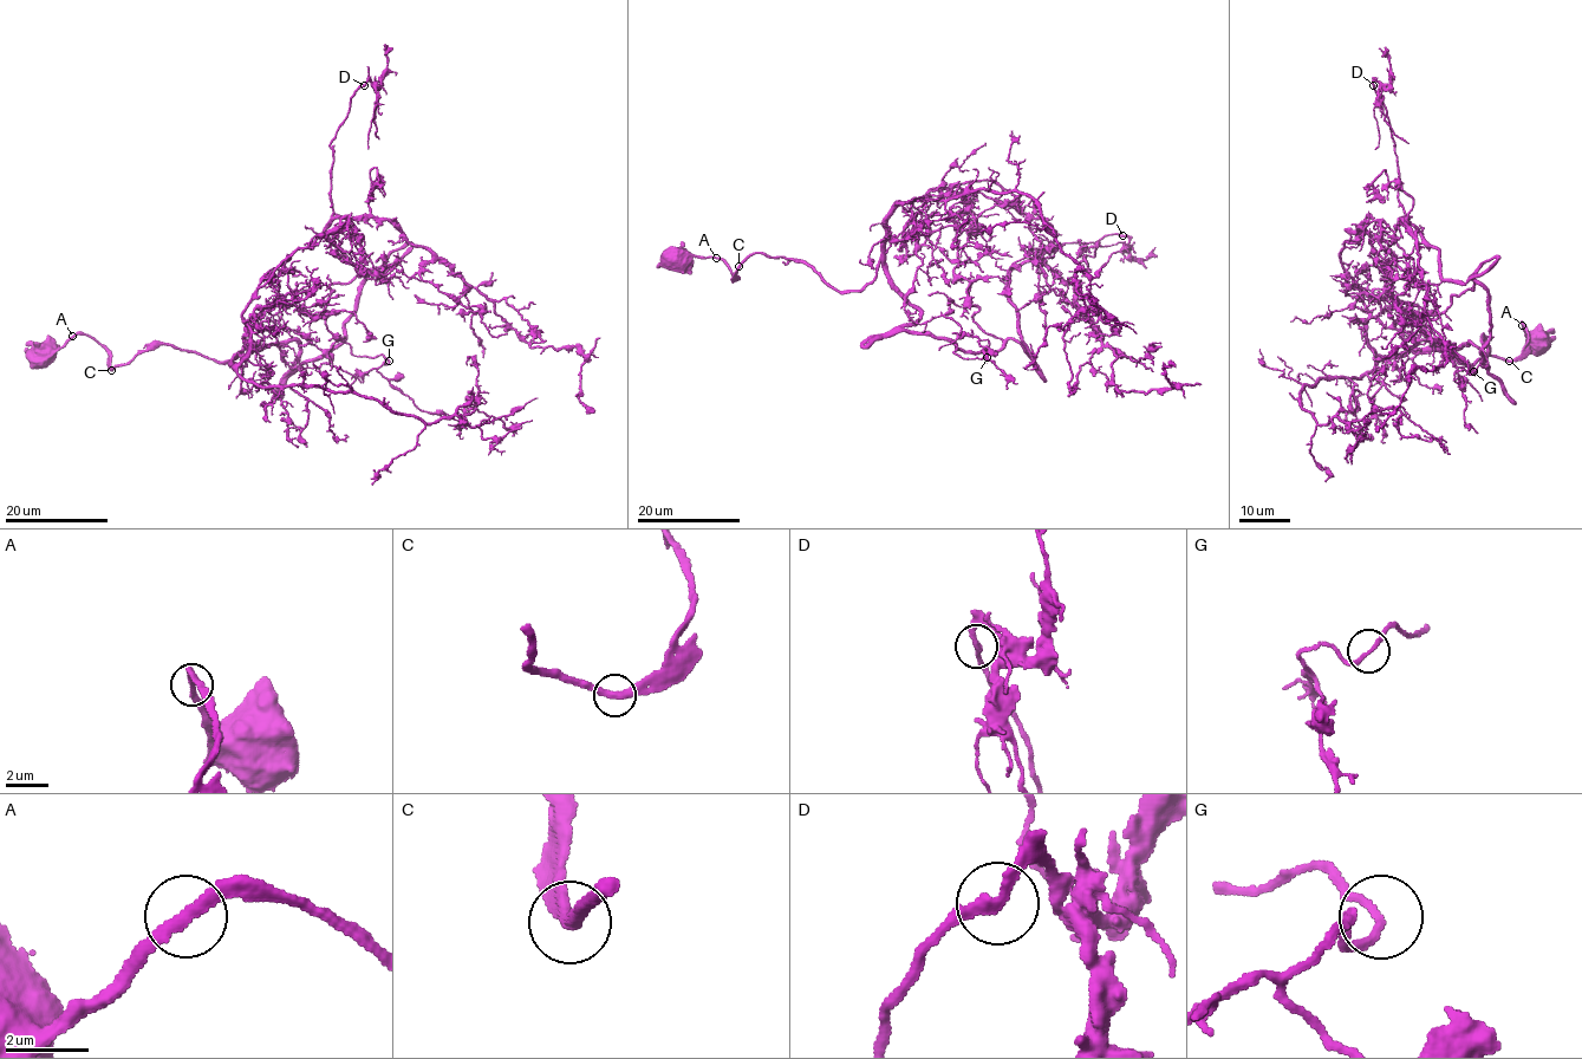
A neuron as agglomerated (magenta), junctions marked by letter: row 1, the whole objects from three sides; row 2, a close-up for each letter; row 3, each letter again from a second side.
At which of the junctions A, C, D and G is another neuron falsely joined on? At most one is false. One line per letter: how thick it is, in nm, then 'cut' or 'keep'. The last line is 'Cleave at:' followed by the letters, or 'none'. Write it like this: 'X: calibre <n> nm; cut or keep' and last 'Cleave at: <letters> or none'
A: calibre 240 nm; keep
C: calibre 360 nm; keep
D: calibre 240 nm; keep
G: calibre 180 nm; keep
Cleave at: none

